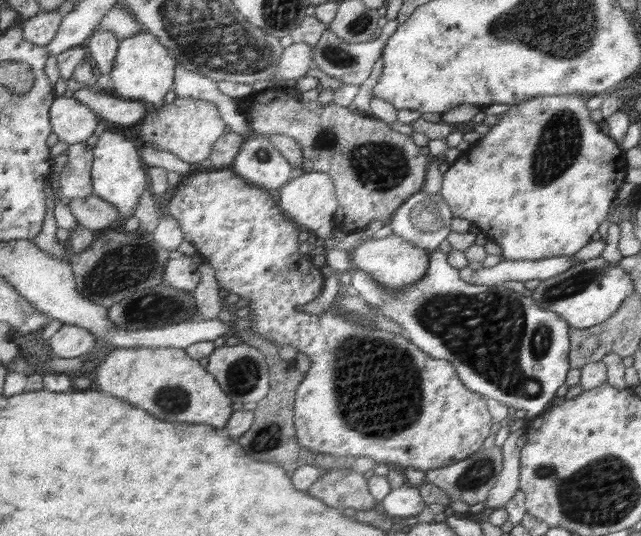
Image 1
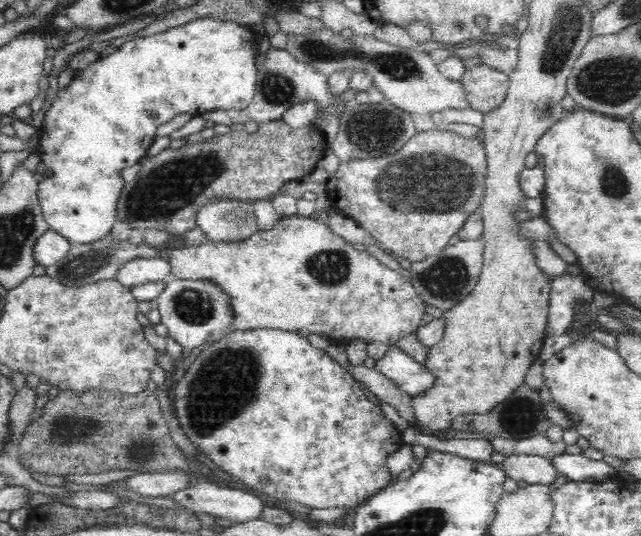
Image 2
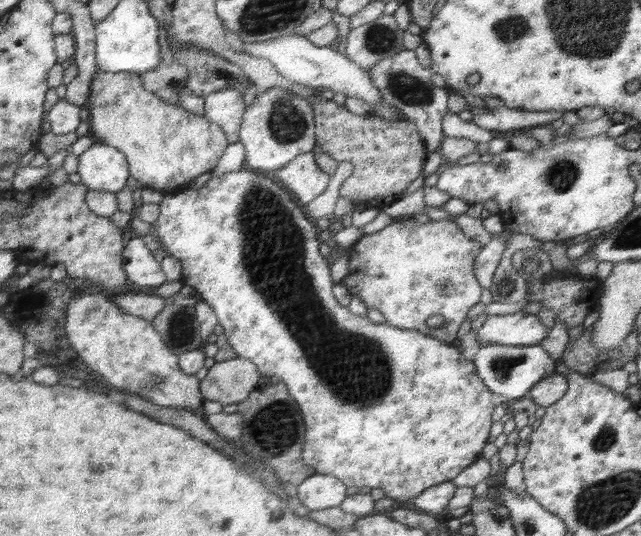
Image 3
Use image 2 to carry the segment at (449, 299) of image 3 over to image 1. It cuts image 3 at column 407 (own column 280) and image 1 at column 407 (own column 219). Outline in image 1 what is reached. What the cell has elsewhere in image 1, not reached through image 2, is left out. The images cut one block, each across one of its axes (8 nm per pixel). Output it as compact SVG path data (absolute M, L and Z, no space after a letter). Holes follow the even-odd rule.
M394 234L381 239L364 240L352 249L349 255L349 270L360 269L368 272L376 282L388 289L404 289L423 280L431 262L429 252Z

